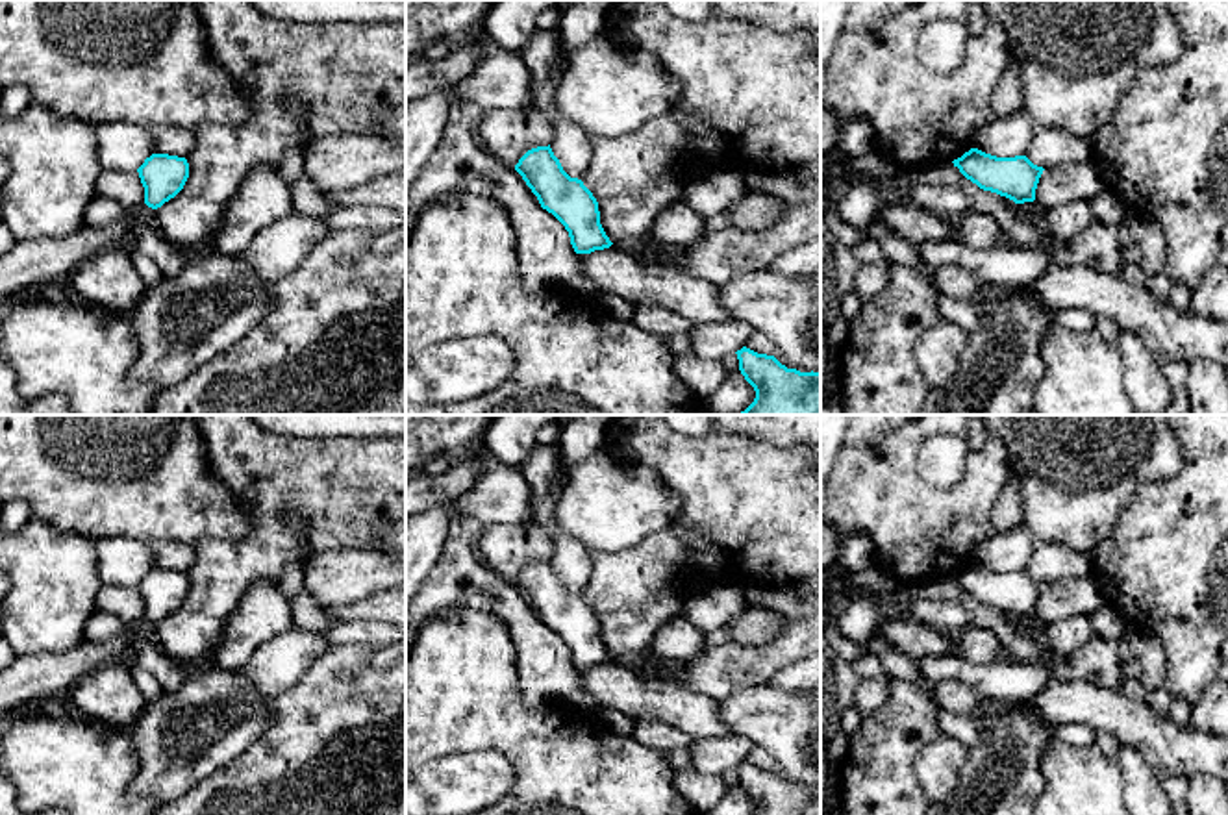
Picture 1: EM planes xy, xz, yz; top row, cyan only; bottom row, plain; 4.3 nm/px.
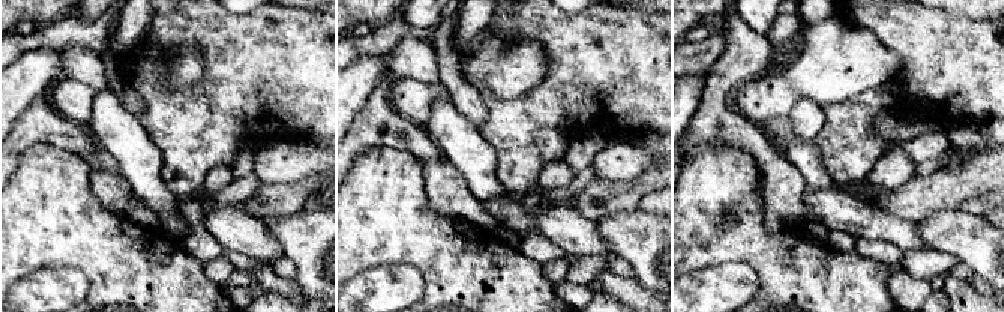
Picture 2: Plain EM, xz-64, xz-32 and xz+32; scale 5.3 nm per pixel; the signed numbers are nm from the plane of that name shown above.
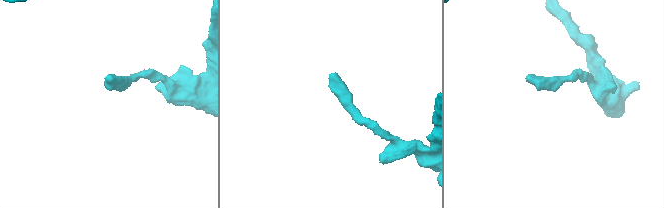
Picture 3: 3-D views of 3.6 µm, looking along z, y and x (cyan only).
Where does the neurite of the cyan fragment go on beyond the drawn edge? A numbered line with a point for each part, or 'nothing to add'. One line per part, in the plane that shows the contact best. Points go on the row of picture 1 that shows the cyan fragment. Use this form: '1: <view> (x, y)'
nothing to add

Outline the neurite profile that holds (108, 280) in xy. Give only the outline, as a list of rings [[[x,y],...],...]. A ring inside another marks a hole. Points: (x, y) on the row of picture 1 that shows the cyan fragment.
[[[107,246],[80,263],[69,276],[70,291],[87,306],[126,317],[143,298],[146,285],[120,246]]]

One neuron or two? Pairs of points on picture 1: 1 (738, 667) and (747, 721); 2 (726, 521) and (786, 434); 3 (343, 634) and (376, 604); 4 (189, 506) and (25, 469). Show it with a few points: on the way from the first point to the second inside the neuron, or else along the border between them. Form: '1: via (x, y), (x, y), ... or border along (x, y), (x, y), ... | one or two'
1: border along (769, 684), (736, 689), (719, 701) | two
2: border along (736, 434), (780, 447), (801, 447) | two
3: border along (386, 621), (341, 619), (336, 623) | two
4: via (149, 478), (137, 469), (65, 469) | one

